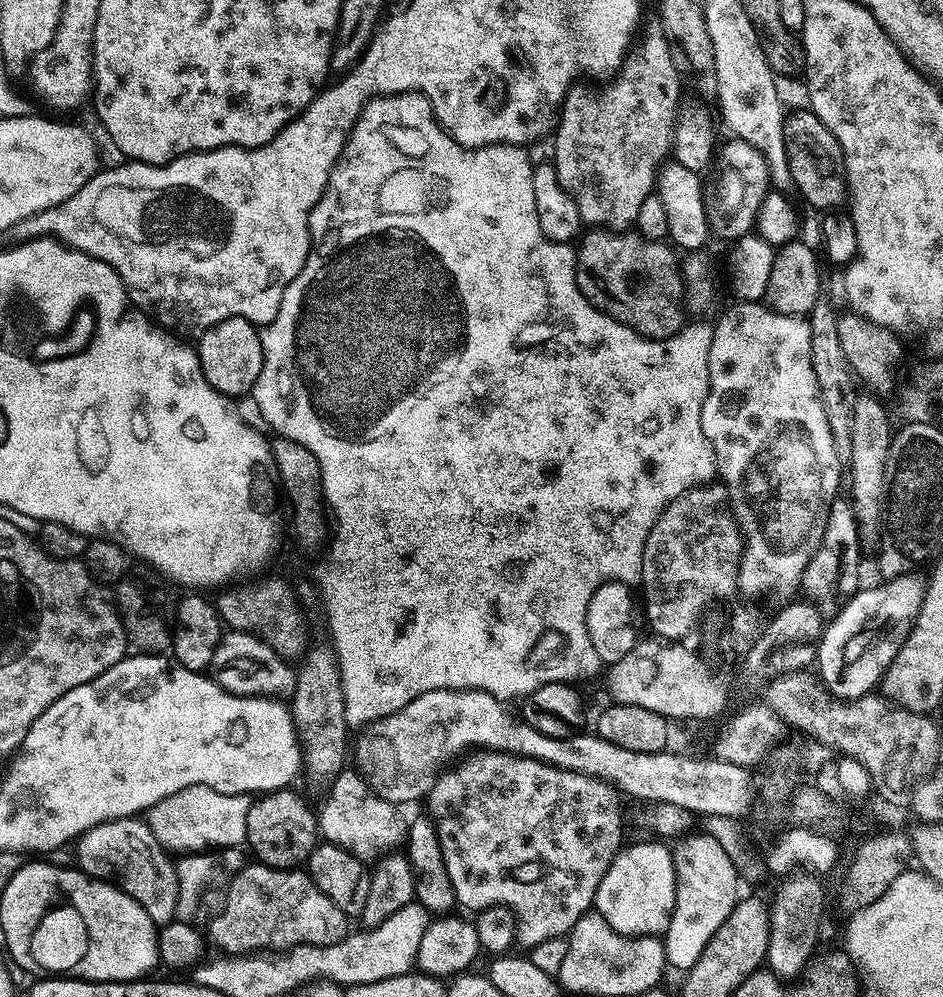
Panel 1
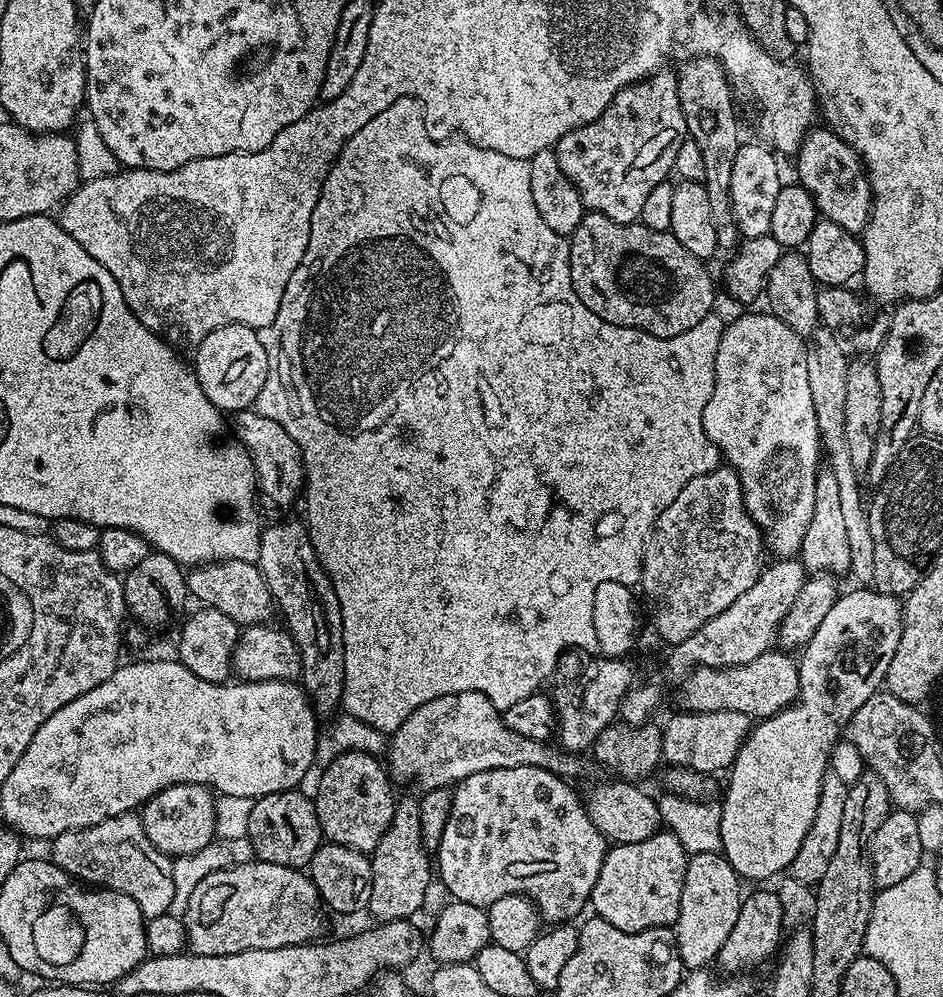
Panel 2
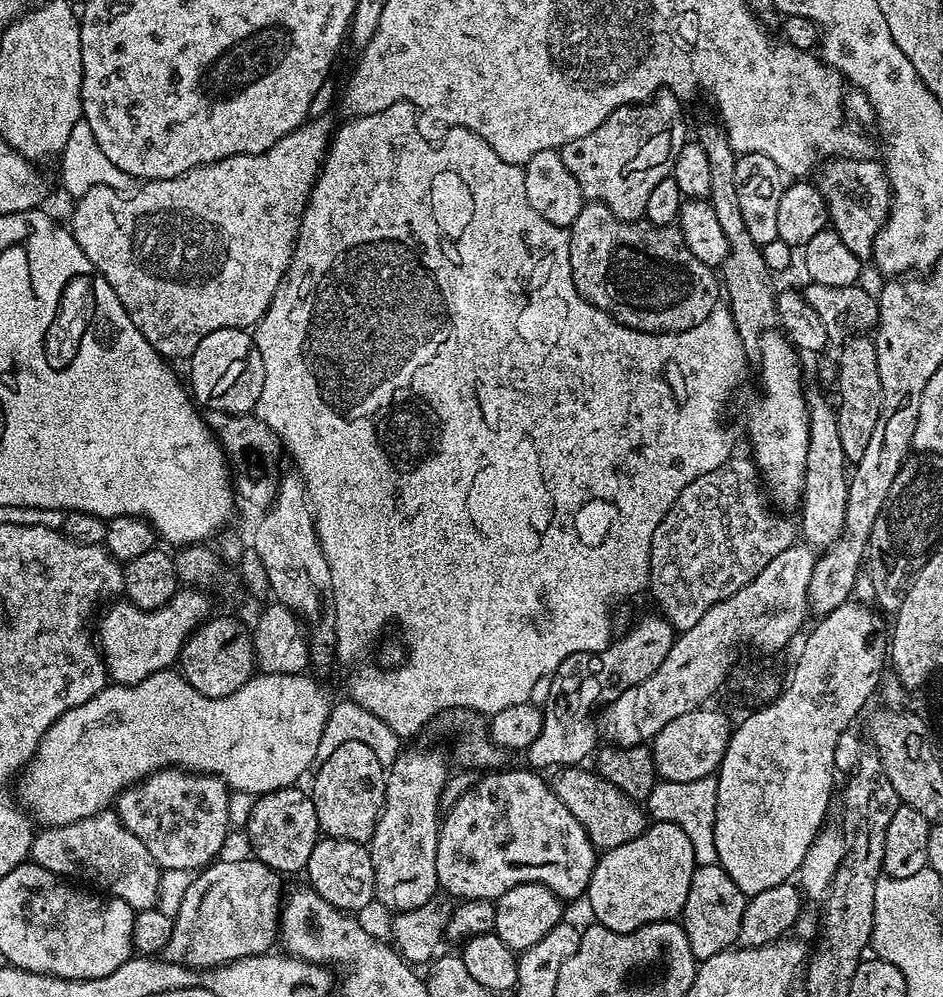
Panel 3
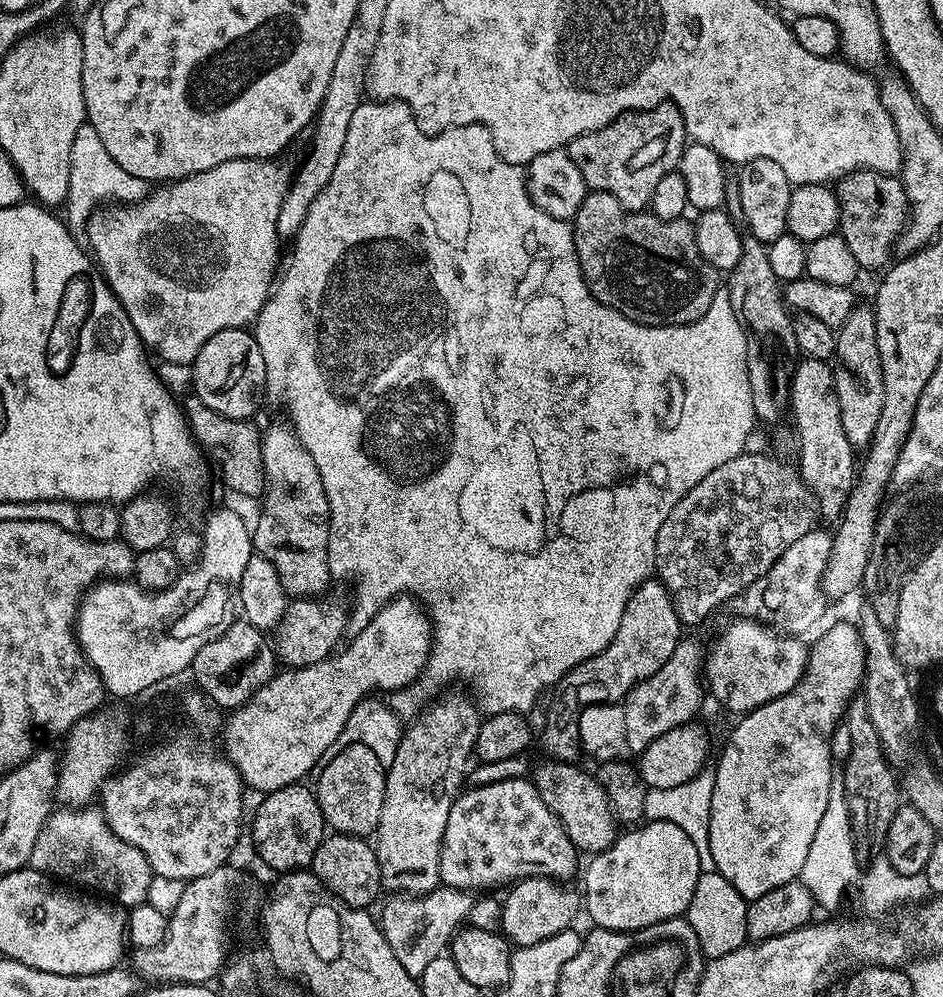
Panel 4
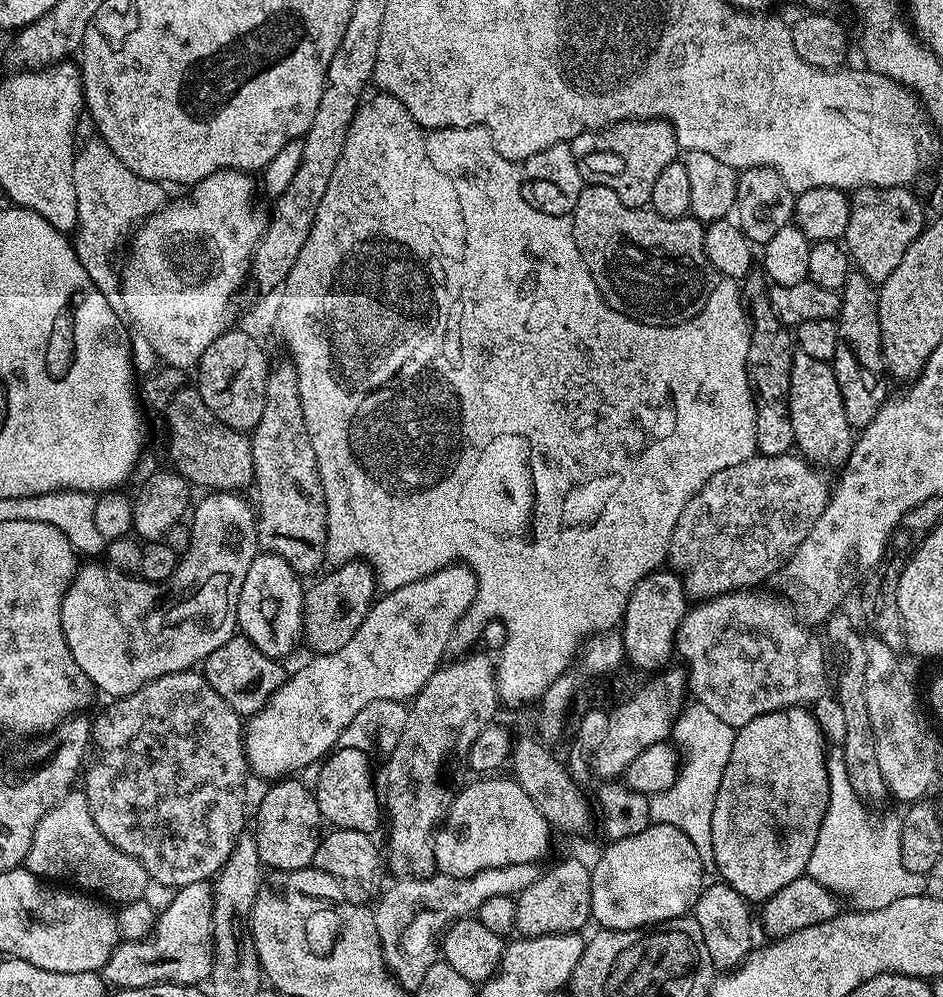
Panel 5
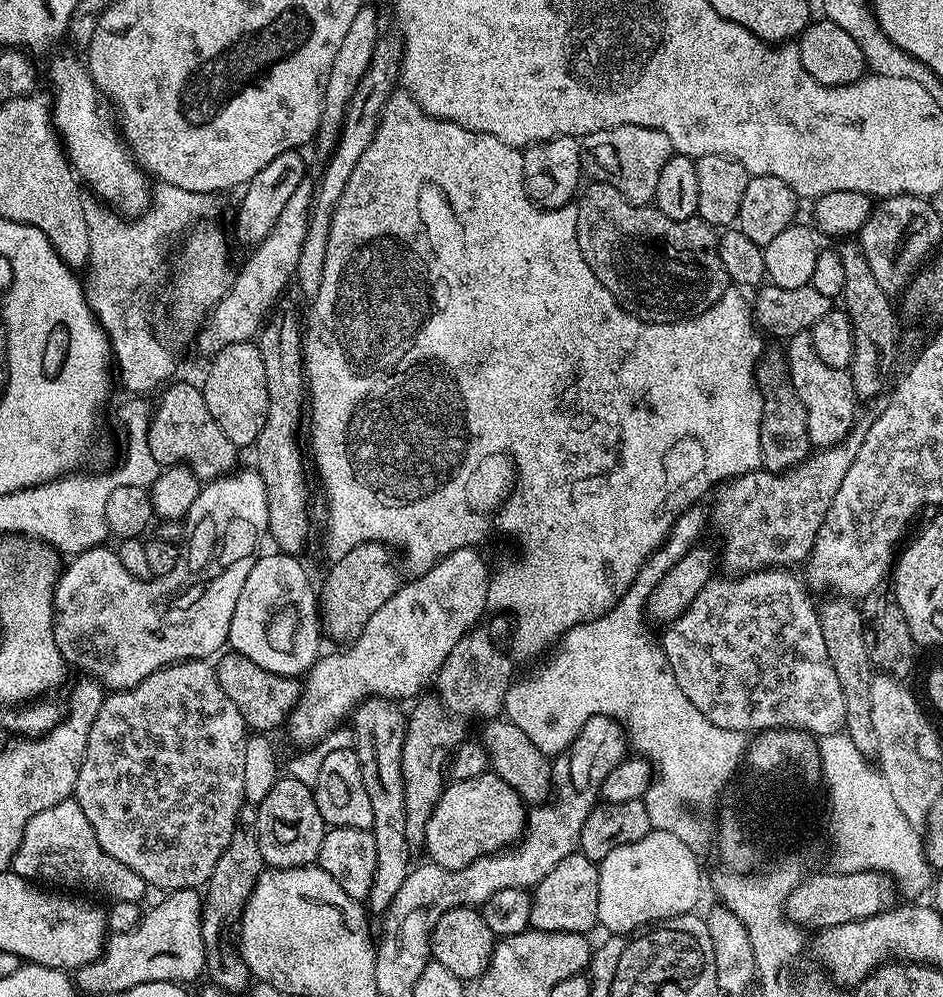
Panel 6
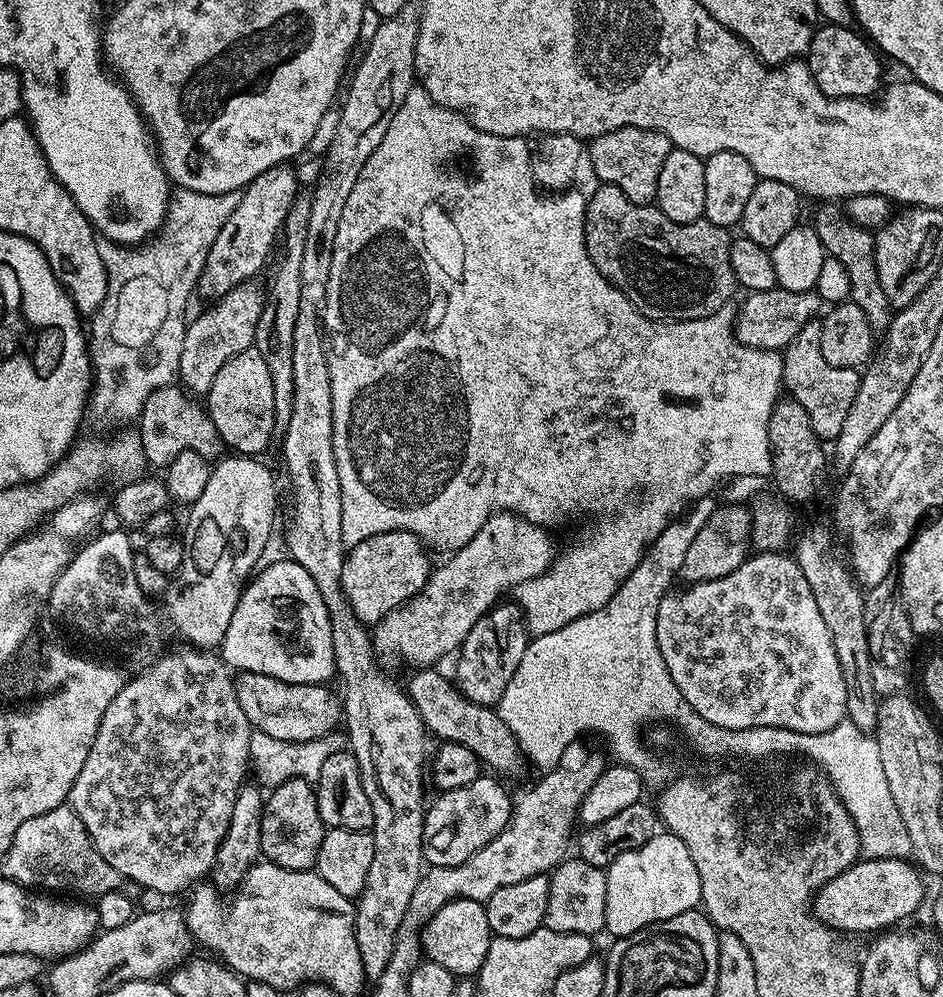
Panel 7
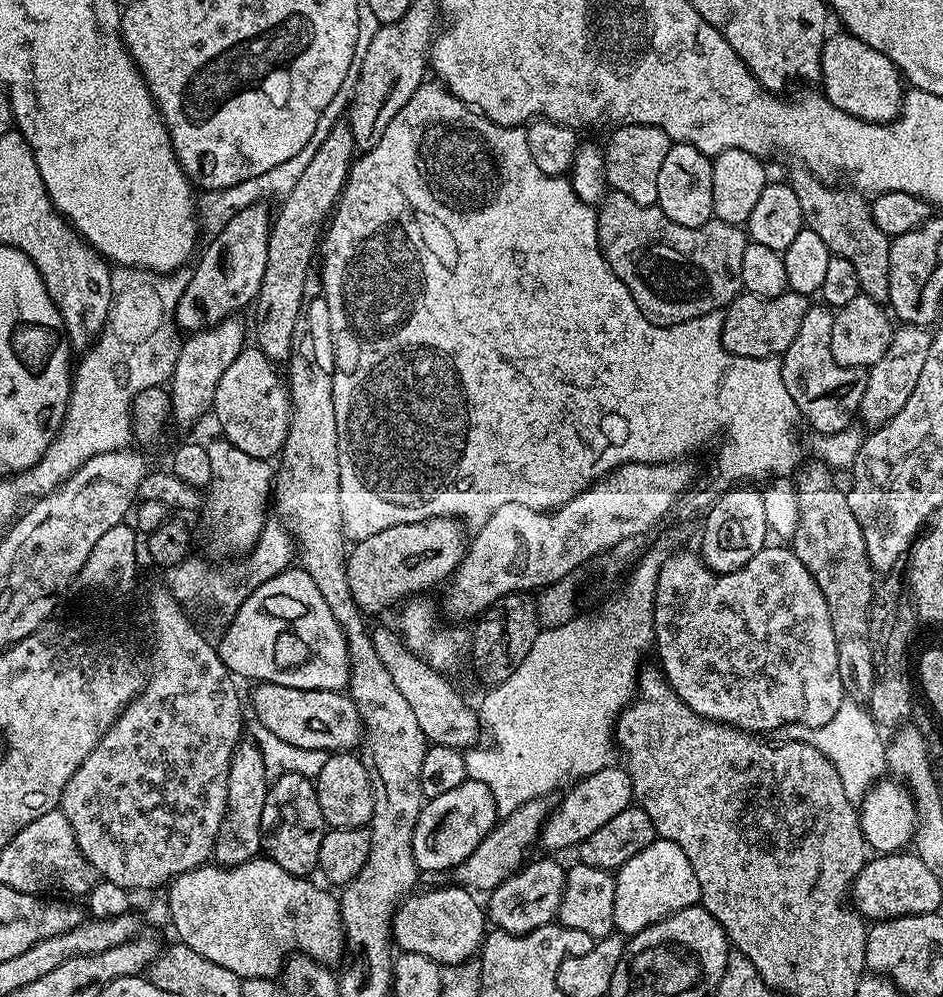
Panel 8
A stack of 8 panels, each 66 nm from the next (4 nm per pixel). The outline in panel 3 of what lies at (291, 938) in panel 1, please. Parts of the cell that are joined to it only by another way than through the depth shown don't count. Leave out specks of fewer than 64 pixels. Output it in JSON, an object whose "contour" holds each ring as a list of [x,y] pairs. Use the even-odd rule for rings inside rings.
{"contour":[[[255,858],[224,859],[217,859],[199,874],[193,875],[186,890],[186,898],[182,898],[182,906],[178,906],[178,914],[172,921],[170,942],[162,953],[163,959],[172,964],[185,964],[186,967],[197,970],[217,968],[220,964],[228,964],[232,960],[271,953],[272,943],[277,943],[282,915],[281,873],[275,872],[273,868]]]}

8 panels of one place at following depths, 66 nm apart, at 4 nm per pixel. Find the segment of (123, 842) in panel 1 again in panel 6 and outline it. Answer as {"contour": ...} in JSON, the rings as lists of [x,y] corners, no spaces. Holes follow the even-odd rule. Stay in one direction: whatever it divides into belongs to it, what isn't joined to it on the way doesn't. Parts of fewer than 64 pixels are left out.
{"contour":[[[74,798],[58,802],[58,806],[50,806],[50,810],[42,810],[42,814],[34,814],[34,818],[26,822],[22,842],[14,854],[10,868],[23,880],[43,882],[45,885],[69,884],[72,888],[101,892],[102,895],[109,896],[107,899],[112,902],[140,902],[146,896],[144,879],[134,874],[130,866],[122,866],[118,858],[110,858],[110,854],[102,850],[94,834],[94,826],[90,826],[86,814],[82,814],[82,806],[78,806]]]}

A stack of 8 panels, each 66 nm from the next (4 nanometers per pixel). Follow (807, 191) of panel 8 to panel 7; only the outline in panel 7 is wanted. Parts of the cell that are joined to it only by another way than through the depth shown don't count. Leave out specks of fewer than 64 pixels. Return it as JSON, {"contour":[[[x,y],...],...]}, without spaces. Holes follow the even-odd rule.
{"contour":[[[832,202],[819,205],[816,212],[814,227],[818,238],[822,242],[827,255],[838,258],[842,266],[846,266],[846,274],[850,274],[850,300],[859,308],[873,310],[872,308],[889,307],[886,290],[882,290],[882,282],[878,282],[878,266],[874,260],[874,236],[871,231],[858,226],[848,217],[843,207]]]}

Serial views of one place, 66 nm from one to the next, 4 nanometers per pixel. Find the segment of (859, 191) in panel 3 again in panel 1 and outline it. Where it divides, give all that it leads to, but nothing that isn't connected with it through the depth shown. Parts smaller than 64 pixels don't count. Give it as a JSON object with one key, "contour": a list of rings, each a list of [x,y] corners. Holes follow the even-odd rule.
{"contour":[[[810,110],[796,112],[784,121],[784,145],[790,166],[790,178],[794,178],[794,189],[812,208],[836,210],[840,203],[849,199],[848,179],[844,177],[844,155],[842,146],[826,130],[826,126]]]}

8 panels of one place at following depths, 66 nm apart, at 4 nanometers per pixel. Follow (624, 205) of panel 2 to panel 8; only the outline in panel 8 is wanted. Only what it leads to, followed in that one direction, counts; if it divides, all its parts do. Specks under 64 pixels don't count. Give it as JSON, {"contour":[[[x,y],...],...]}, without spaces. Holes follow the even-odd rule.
{"contour":[[[626,124],[617,127],[613,132],[616,133],[609,138],[608,144],[603,145],[604,177],[608,180],[608,188],[626,194],[626,198],[639,204],[655,205],[658,198],[658,170],[662,170],[662,162],[674,141],[662,129],[649,124]]]}

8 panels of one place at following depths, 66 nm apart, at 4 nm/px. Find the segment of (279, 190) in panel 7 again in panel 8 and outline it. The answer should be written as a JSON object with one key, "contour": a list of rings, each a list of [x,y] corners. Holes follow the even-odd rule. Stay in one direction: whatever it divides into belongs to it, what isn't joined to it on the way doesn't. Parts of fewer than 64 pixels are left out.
{"contour":[[[263,203],[252,204],[241,212],[236,212],[219,229],[220,232],[208,244],[204,253],[199,253],[195,261],[196,269],[191,269],[188,285],[178,298],[176,307],[177,329],[188,328],[189,333],[200,332],[203,328],[215,328],[221,320],[235,317],[239,308],[253,303],[262,286],[262,274],[266,274],[266,258],[273,217],[268,216]]]}

